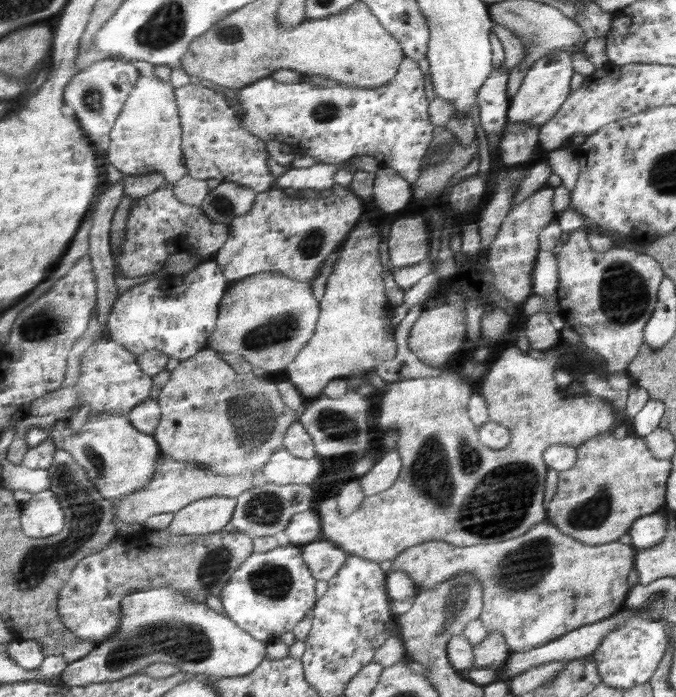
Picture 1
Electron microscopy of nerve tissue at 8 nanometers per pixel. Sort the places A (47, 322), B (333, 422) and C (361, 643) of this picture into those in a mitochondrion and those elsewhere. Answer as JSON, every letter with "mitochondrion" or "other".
{"A":"mitochondrion","B":"mitochondrion","C":"other"}

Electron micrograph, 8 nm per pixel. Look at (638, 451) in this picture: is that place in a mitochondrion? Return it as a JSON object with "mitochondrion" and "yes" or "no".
{"mitochondrion":"no"}

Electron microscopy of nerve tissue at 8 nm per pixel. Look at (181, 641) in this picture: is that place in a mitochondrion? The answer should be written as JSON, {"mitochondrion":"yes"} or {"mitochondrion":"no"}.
{"mitochondrion":"yes"}

